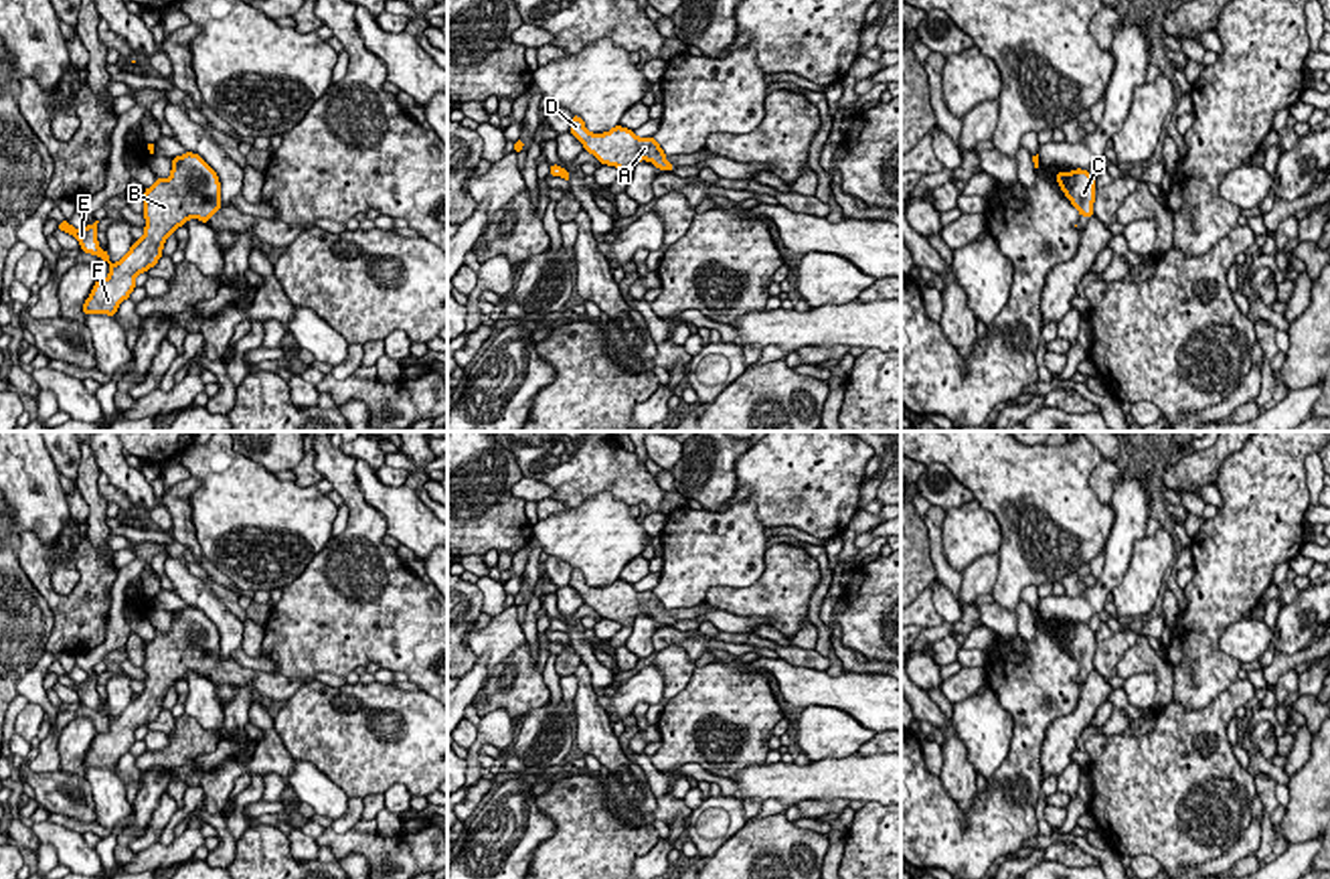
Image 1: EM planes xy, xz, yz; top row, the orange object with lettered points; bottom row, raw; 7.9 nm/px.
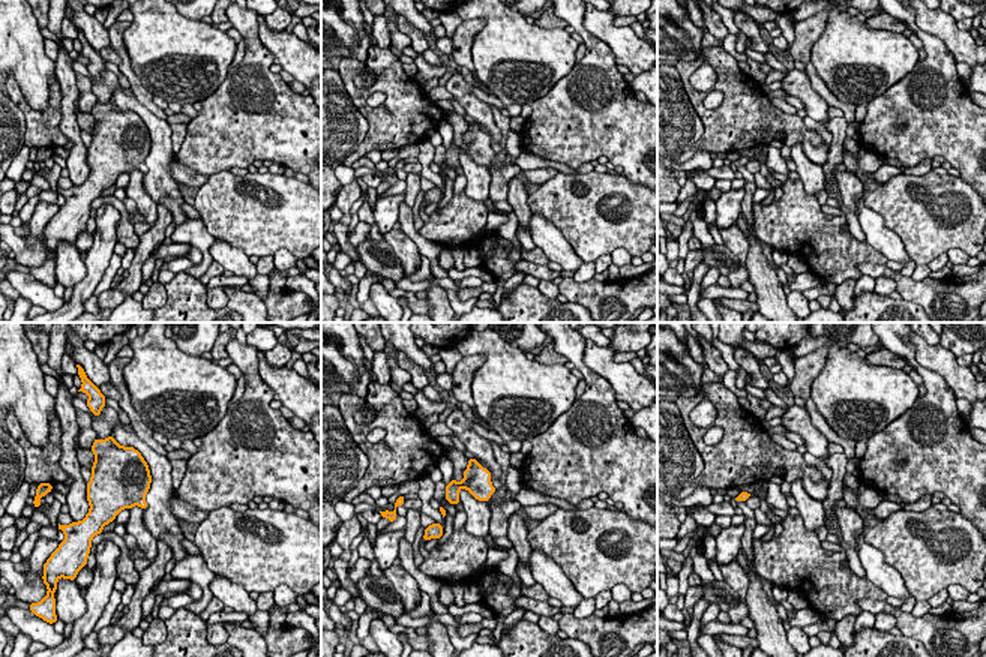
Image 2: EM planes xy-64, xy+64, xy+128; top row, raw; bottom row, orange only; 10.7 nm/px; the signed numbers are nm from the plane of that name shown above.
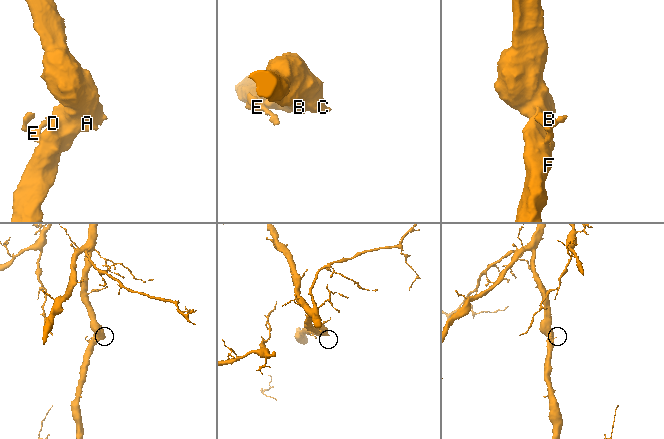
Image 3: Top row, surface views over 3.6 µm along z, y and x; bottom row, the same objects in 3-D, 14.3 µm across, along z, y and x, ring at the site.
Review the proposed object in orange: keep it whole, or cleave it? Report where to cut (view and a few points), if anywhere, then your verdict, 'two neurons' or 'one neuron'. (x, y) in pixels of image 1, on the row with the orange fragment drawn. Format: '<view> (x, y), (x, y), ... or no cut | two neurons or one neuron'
no cut | one neuron

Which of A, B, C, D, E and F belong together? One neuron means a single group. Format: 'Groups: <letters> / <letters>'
Groups: A B C D E F

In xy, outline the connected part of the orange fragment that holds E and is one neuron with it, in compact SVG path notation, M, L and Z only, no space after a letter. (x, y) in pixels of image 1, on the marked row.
M186 152L172 158L172 172L166 180L156 178L152 188L144 190L144 237L117 261L109 261L109 253L99 247L97 223L75 229L69 221L61 221L57 229L73 235L81 251L101 257L109 263L109 275L97 279L83 304L83 314L115 316L119 304L130 298L136 288L136 275L148 271L162 257L166 239L186 221L209 219L221 209L221 182L213 166L198 154Z

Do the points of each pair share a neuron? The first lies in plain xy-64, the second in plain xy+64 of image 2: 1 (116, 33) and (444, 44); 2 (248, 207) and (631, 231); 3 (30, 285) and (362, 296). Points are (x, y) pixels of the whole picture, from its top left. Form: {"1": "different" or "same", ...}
{"1": "different", "2": "same", "3": "different"}

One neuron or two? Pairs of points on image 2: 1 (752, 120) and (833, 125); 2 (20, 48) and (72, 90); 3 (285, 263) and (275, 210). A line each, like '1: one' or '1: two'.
1: two
2: two
3: two

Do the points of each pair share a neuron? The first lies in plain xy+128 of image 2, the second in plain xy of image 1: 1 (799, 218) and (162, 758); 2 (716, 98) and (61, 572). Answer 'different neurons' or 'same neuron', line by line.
1: same neuron
2: same neuron

